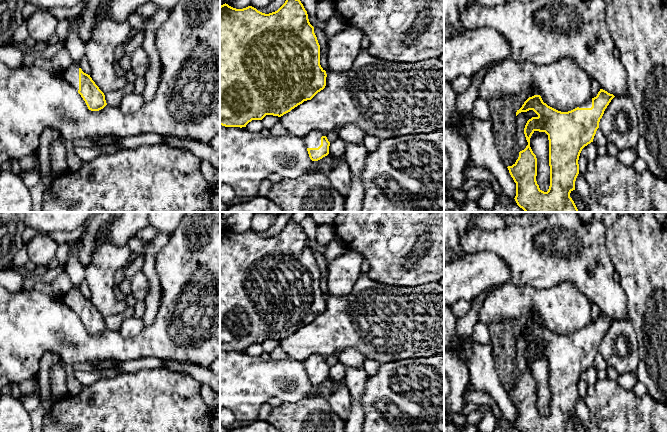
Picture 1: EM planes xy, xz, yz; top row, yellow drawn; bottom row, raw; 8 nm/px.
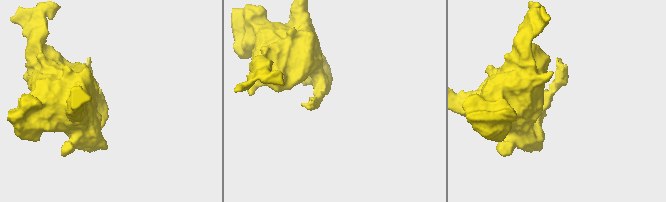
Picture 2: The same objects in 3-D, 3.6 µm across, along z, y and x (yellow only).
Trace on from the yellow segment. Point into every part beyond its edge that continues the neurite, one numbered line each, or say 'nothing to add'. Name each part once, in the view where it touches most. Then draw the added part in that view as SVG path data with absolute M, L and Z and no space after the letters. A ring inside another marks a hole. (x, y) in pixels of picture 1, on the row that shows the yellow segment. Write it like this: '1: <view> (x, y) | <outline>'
1: xz (313, 139) | M315 130L308 133L303 139L307 148L318 148L321 145L321 137L327 133Z

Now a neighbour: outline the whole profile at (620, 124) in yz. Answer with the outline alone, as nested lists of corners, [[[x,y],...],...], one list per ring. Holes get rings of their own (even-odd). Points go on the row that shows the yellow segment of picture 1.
[[[615,96],[599,122],[599,129],[607,141],[612,142],[619,150],[636,147],[640,139],[639,118],[633,101],[629,96]]]

